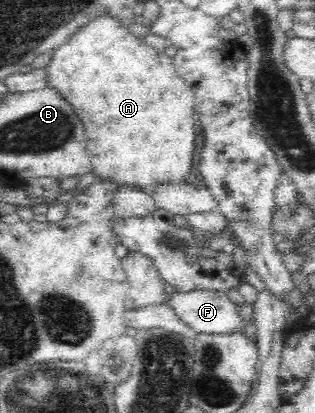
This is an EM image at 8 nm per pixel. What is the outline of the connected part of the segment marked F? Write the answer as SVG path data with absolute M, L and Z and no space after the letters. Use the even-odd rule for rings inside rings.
M169 290L165 303L197 334L245 333L245 323L237 304L231 302L225 292L199 290L181 293Z

